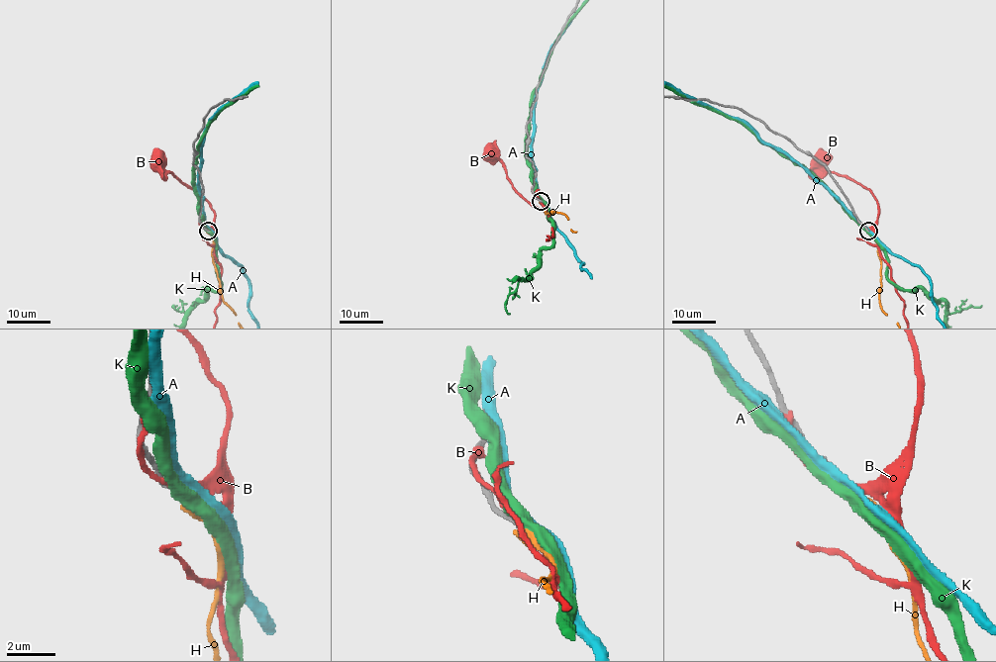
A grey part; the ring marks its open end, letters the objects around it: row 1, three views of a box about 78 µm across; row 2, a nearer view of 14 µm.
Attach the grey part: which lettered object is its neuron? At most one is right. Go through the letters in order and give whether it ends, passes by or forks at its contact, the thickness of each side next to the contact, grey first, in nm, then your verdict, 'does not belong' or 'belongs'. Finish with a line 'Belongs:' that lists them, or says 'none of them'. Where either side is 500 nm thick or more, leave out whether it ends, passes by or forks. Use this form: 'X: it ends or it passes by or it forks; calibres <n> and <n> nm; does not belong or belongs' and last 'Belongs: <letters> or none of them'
A: it passes by; calibres 200 and 360 nm; does not belong
B: it passes by; calibres 280 and 190 nm; does not belong
H: calibres 200 and 500 nm; belongs
K: it passes by; calibres 240 and 460 nm; does not belong
Belongs: H

